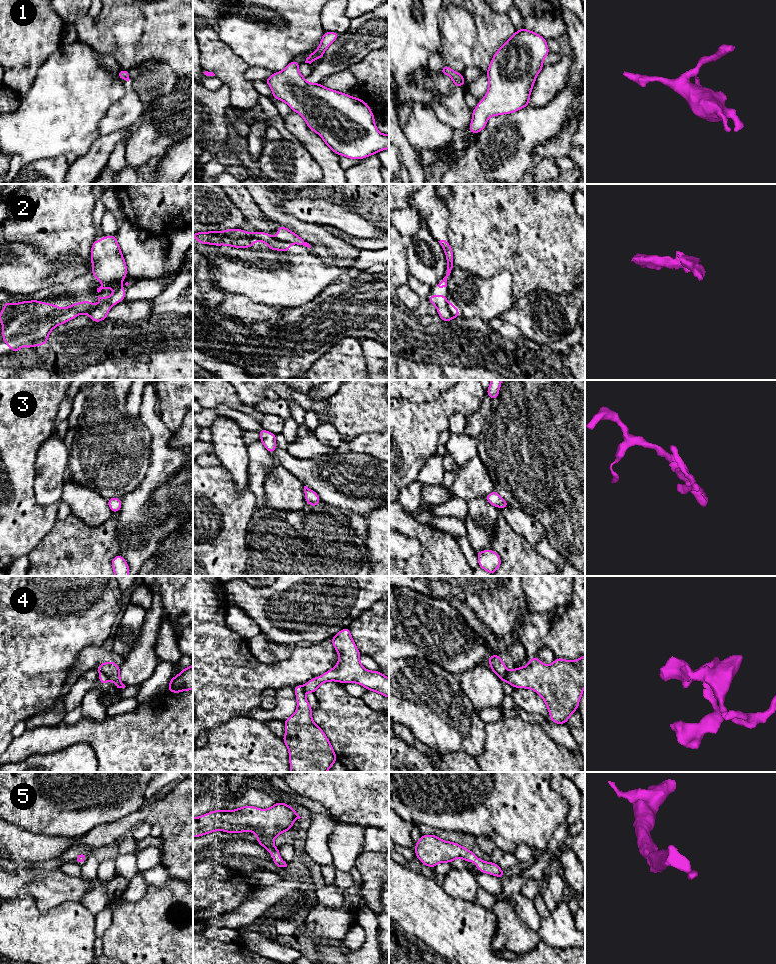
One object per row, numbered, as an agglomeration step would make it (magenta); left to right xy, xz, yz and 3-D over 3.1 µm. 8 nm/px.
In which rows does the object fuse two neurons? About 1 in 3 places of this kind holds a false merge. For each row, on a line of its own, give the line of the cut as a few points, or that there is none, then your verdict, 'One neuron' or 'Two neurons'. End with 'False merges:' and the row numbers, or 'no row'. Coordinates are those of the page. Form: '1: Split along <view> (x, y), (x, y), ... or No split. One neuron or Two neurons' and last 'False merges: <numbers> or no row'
1: No split. One neuron
2: Split along xz (276, 238), (289, 243). Two neurons
3: No split. One neuron
4: Split along xy (99, 670), (108, 679). Two neurons
5: No split. One neuron
False merges: 2, 4

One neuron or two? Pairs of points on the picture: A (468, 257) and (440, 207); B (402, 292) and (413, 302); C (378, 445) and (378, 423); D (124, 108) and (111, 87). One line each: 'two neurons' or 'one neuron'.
A: two neurons
B: one neuron
C: two neurons
D: two neurons

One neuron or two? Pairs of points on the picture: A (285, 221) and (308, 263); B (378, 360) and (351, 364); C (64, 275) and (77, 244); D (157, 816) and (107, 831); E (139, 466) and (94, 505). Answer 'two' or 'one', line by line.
A: two
B: two
C: two
D: one
E: two

